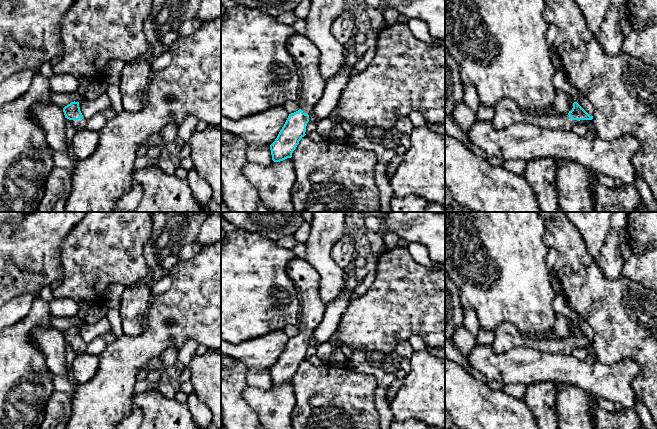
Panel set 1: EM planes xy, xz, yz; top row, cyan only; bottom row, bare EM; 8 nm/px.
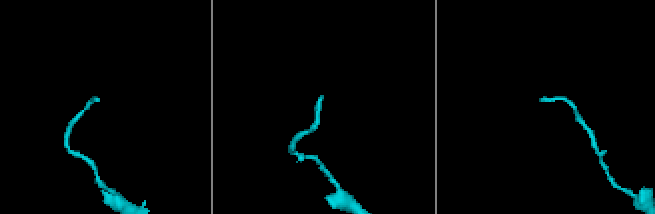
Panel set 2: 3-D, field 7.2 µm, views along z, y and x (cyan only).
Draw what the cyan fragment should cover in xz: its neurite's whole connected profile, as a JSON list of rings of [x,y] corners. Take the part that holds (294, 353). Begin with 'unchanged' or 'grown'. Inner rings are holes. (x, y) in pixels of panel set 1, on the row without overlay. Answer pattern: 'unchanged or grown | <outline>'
grown | [[[294,258],[288,263],[287,275],[302,292],[300,333],[289,338],[275,365],[270,369],[272,384],[280,386],[292,381],[299,365],[306,358],[309,337],[321,323],[326,304],[318,290],[319,274],[306,260]]]

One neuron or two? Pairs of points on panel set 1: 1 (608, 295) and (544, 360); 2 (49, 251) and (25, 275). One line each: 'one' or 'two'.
1: two
2: one

